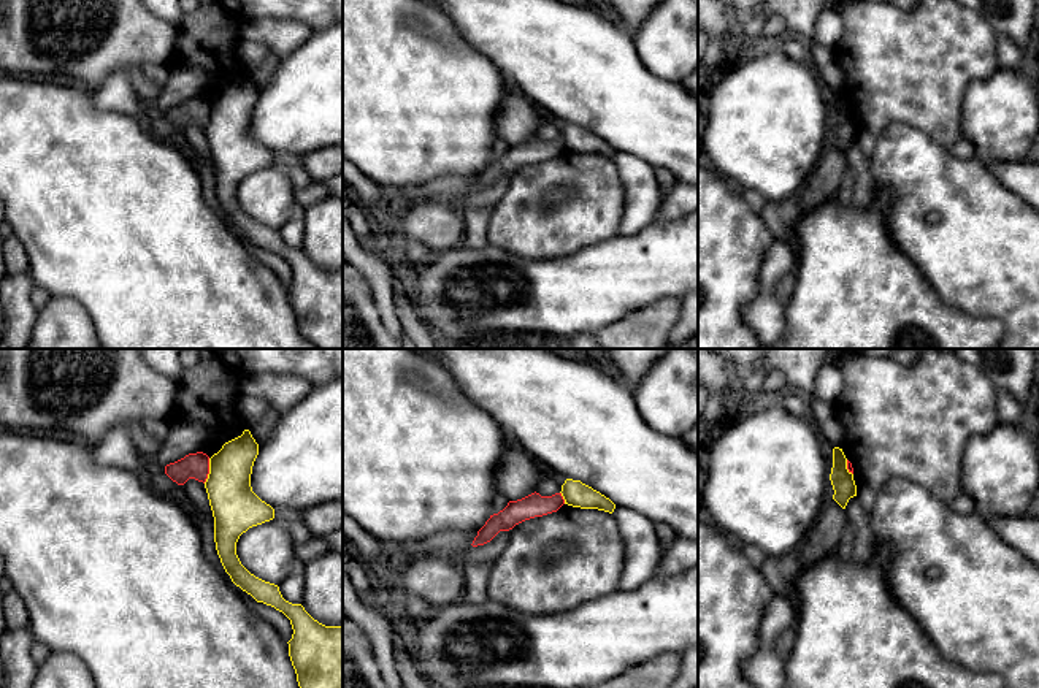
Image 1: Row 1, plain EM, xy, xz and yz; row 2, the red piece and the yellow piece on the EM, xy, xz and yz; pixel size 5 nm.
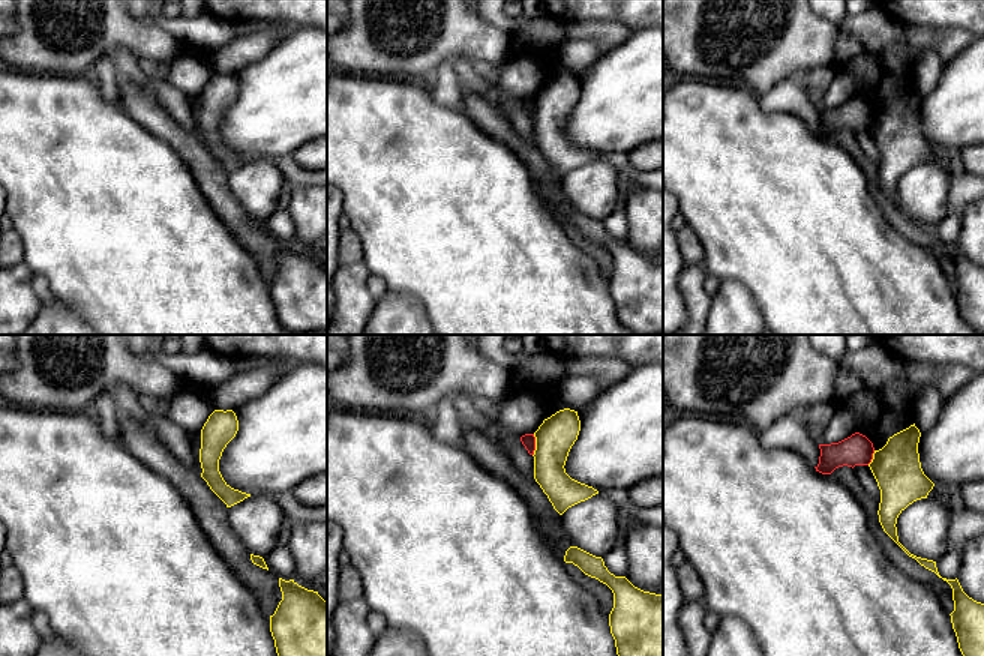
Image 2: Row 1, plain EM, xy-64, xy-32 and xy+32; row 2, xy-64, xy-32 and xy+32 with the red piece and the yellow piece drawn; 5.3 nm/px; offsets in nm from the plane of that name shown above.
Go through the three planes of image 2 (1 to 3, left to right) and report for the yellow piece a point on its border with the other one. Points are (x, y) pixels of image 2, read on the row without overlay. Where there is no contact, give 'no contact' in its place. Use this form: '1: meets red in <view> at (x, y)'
1: no contact
2: meets red in xy-32 at (534, 108)
3: meets red in xy+32 at (872, 122)

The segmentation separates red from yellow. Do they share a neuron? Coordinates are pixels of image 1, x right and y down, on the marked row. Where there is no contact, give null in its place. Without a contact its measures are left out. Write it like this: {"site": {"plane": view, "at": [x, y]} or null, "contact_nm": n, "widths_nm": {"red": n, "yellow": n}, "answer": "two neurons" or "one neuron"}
{"site": {"plane": "xy", "at": [208, 471]}, "contact_nm": 130, "widths_nm": {"red": 130, "yellow": 240}, "answer": "two neurons"}

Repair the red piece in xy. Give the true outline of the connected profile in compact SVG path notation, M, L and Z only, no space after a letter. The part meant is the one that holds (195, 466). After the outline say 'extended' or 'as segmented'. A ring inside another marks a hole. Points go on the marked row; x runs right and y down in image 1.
M203 452L189 453L184 458L167 464L165 474L178 485L184 485L189 479L205 484L209 474L209 457Z | as segmented

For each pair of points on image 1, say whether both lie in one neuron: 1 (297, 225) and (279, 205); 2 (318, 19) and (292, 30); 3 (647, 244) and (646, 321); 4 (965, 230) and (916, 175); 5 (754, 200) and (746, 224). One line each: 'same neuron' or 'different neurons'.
1: different neurons
2: different neurons
3: different neurons
4: same neuron
5: different neurons

